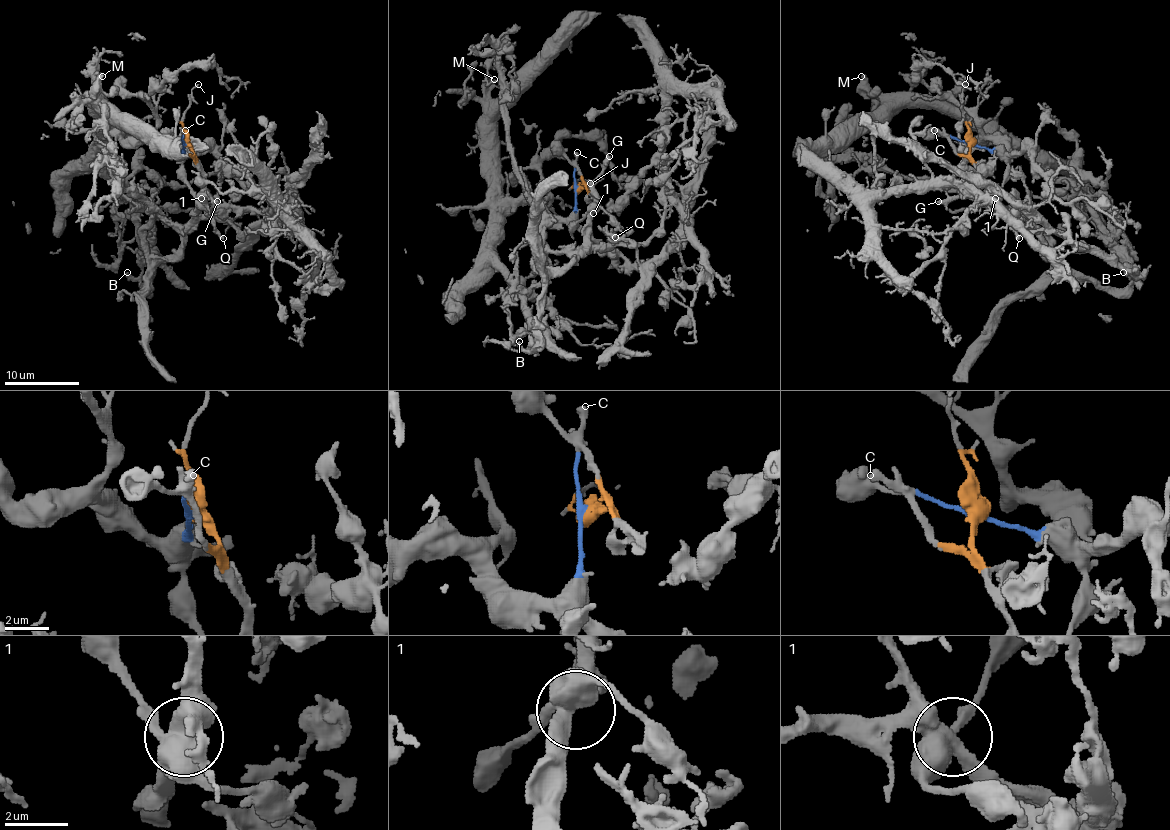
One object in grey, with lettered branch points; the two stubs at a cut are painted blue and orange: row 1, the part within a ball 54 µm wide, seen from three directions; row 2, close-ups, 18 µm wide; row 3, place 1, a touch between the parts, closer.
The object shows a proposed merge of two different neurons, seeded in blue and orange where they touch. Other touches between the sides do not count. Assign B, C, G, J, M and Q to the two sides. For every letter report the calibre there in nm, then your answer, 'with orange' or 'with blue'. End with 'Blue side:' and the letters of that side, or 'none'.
B: 180 nm | with orange
C: 340 nm | with orange
G: 400 nm | with orange
J: 110 nm | with orange
M: 360 nm | with blue
Q: 280 nm | with orange
Blue side: M

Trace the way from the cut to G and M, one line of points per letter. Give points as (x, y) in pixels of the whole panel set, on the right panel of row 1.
G: (971, 143), (971, 163), (984, 190), (938, 201)
M: (971, 143), (999, 152), (990, 139), (984, 139), (977, 126), (930, 105), (887, 102), (876, 94), (861, 75)

